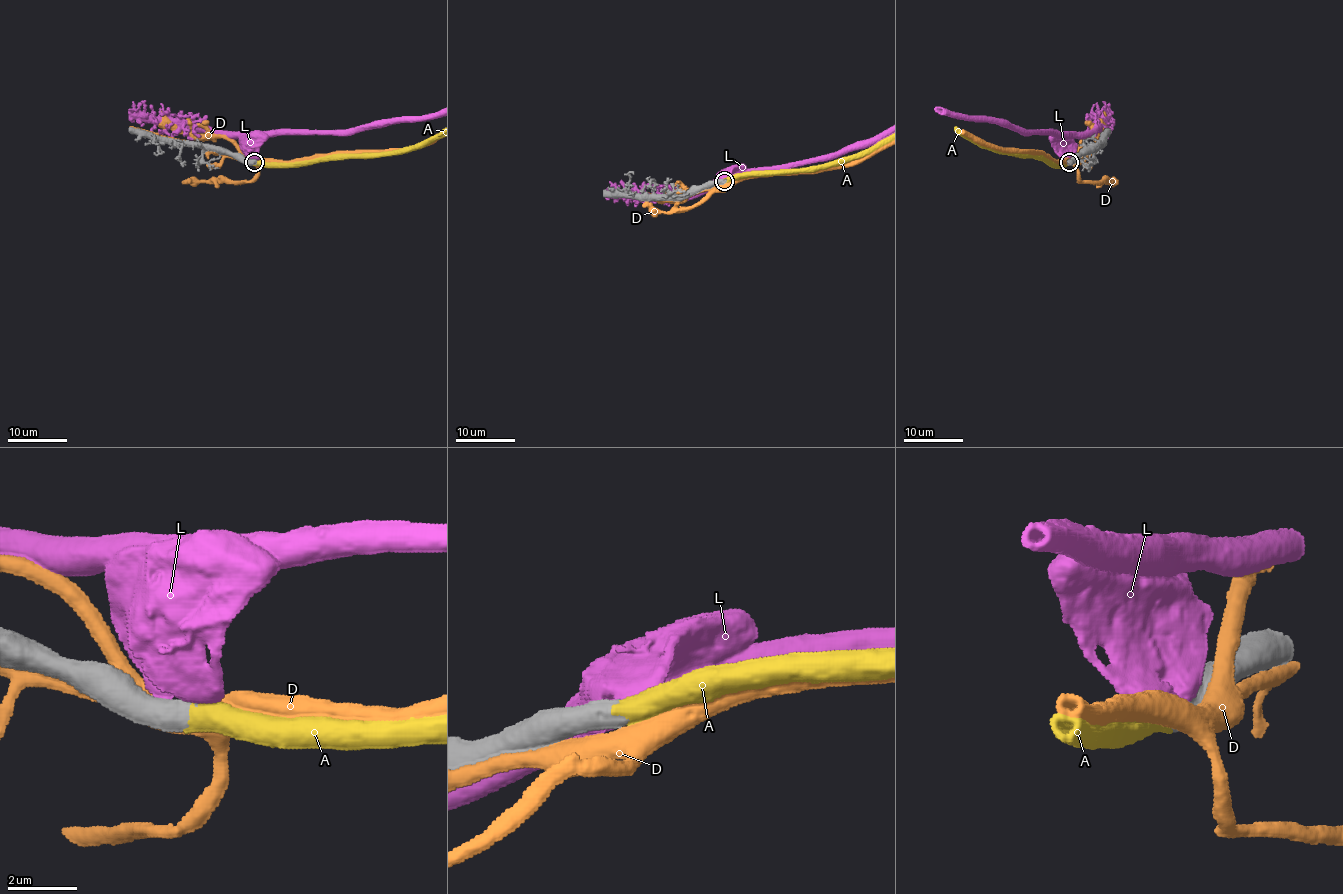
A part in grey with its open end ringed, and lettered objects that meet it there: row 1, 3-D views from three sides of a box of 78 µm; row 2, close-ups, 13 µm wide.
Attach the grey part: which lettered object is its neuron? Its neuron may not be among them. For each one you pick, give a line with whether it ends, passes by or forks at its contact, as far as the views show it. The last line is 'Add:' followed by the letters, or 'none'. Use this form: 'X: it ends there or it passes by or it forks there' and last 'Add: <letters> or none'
A: it ends there
Add: A

